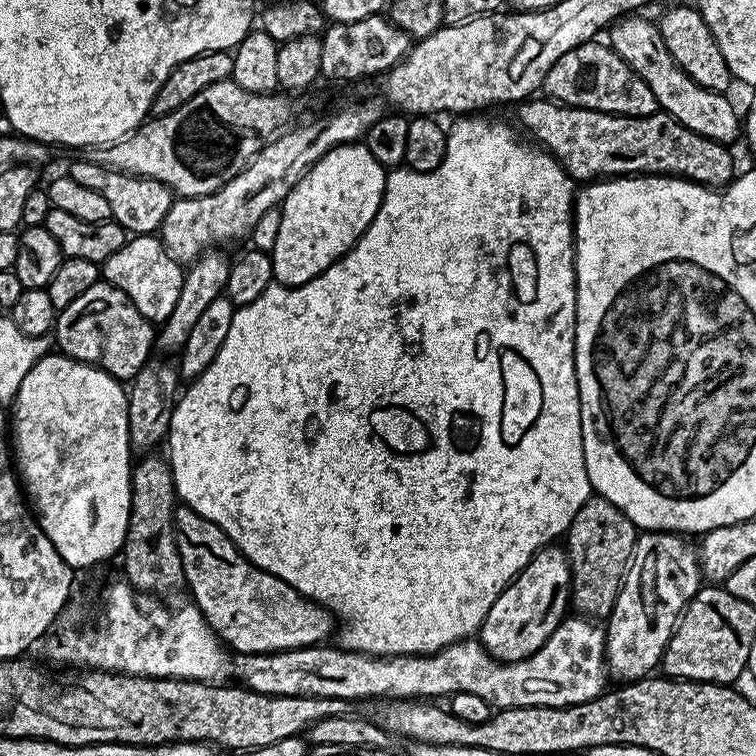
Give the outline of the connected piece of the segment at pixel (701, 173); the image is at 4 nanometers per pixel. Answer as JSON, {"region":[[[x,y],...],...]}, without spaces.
{"region":[[[529,98],[523,101],[515,109],[516,116],[520,119],[521,126],[530,135],[536,136],[535,143],[548,155],[553,156],[556,163],[572,177],[573,181],[592,182],[597,178],[651,174],[678,176],[681,180],[693,180],[695,184],[705,184],[708,188],[719,190],[734,179],[737,168],[735,162],[732,161],[733,149],[729,145],[719,144],[710,138],[702,138],[702,134],[694,134],[694,130],[682,126],[668,112],[657,110],[649,116],[610,116],[607,112],[571,108],[569,104],[557,104],[551,98],[536,99],[540,98]]]}

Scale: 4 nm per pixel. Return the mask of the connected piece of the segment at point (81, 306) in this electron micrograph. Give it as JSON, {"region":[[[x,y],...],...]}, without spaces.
{"region":[[[101,282],[90,286],[86,294],[74,298],[70,306],[57,311],[54,344],[71,360],[106,370],[106,374],[115,380],[131,382],[153,355],[156,333],[152,321],[138,314],[134,302],[130,302],[122,290],[110,283]]]}

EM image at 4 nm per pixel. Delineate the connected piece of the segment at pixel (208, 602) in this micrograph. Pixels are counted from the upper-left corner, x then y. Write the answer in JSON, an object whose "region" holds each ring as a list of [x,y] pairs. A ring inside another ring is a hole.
{"region":[[[177,507],[176,541],[186,588],[192,591],[191,599],[233,653],[310,648],[323,645],[331,632],[333,635],[334,617],[328,609],[307,600],[294,586],[282,582],[282,578],[274,578],[274,574],[250,563],[210,518],[202,518],[202,514],[189,508]]]}

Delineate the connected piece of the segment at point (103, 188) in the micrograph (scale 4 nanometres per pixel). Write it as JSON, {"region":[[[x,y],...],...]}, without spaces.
{"region":[[[77,158],[70,168],[74,182],[102,194],[110,202],[110,214],[129,234],[152,234],[159,229],[161,222],[172,206],[174,193],[162,182],[145,176],[132,176],[129,172],[115,172],[112,168],[103,168],[94,162]]]}

